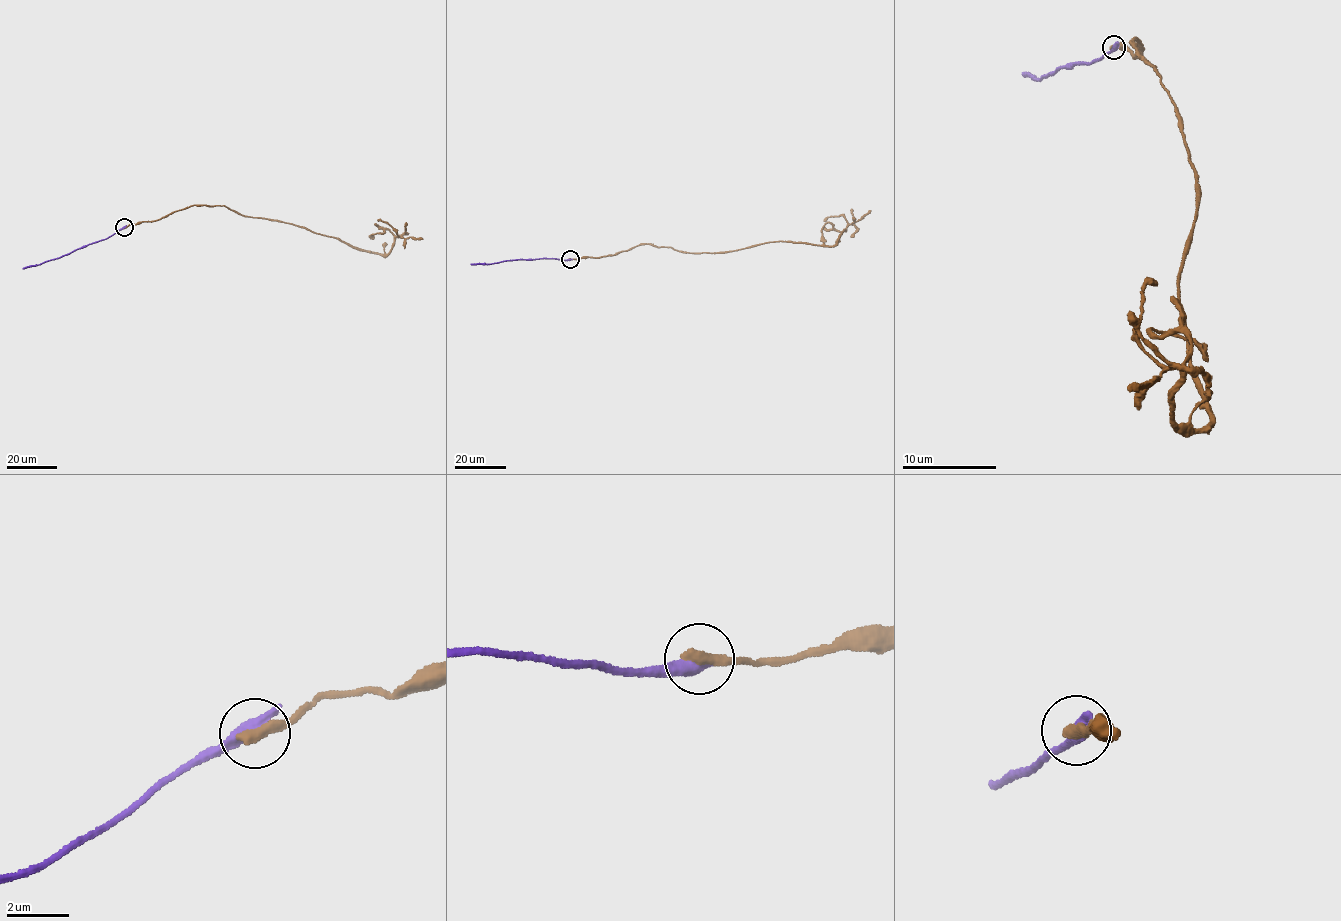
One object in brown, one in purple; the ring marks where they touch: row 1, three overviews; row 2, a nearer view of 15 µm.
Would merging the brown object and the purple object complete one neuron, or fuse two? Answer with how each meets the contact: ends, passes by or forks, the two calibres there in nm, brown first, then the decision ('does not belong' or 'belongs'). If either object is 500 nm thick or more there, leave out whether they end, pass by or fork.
420 nm thick on the brown side, 550 nm on the other; does not belong

